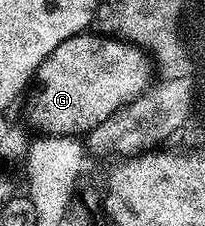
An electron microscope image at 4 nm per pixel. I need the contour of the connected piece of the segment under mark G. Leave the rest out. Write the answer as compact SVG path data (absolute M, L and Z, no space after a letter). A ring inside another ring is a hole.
M93 32L76 34L63 40L47 60L35 72L35 85L29 98L29 122L41 136L85 136L94 130L107 116L111 116L121 106L135 100L150 85L151 77L146 70L144 53L128 43L114 38L98 36Z

